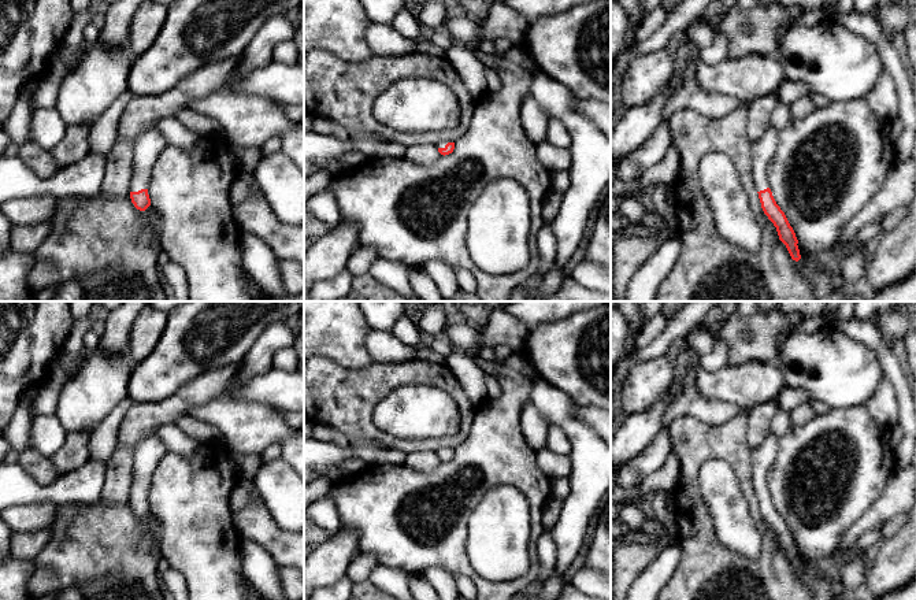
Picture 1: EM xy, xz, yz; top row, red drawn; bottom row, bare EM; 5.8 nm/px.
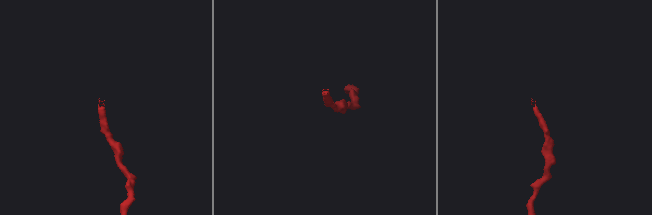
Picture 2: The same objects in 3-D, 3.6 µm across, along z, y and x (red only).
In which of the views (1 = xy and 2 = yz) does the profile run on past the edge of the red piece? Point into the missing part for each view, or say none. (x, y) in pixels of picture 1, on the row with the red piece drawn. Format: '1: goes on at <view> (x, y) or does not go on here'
1: goes on at xy (147, 147)
2: goes on at yz (763, 150)

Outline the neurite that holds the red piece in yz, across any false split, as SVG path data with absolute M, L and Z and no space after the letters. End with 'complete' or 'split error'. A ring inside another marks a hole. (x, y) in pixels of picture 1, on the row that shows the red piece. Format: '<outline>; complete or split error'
M769 127L761 138L752 145L753 182L759 193L761 208L776 227L779 240L786 245L793 260L801 259L798 240L785 212L776 204L767 181L767 167L778 149L779 130Z; split error

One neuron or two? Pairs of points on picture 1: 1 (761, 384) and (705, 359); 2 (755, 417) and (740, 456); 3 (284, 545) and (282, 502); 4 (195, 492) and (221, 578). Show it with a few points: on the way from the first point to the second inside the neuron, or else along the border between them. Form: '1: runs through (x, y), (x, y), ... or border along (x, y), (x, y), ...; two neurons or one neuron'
1: border along (727, 362), (715, 370), (701, 370); two neurons
2: border along (746, 414), (746, 445), (751, 450); two neurons
3: border along (264, 503), (271, 518), (289, 532); two neurons
4: runs through (195, 514), (197, 536), (208, 556); one neuron

